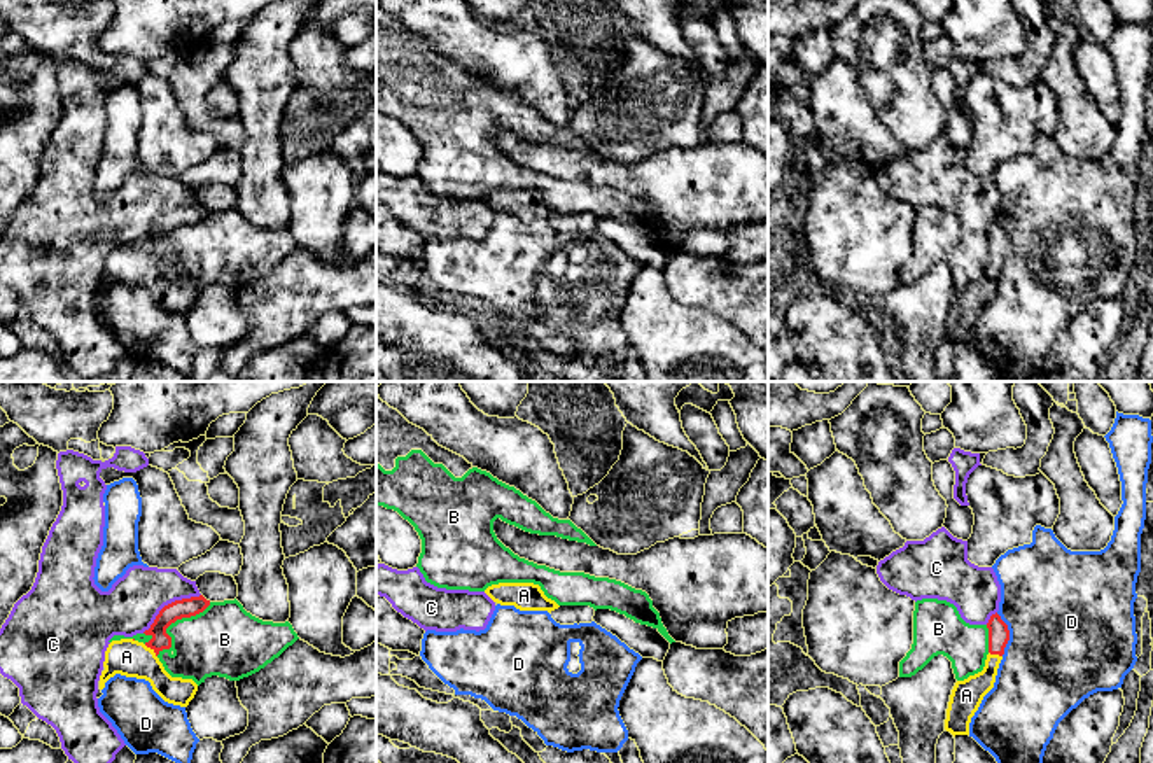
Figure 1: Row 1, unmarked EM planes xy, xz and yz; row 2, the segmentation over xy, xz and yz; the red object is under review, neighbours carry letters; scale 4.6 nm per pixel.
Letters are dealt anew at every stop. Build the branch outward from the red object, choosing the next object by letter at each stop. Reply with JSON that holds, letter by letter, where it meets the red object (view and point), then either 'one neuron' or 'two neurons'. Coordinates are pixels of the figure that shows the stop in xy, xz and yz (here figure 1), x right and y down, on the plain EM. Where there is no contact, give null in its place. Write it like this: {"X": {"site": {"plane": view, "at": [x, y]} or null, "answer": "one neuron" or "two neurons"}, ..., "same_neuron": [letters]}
{"A": {"site": {"plane": "xy", "at": [151, 256]}, "answer": "one neuron"}, "B": {"site": {"plane": "xy", "at": [172, 230]}, "answer": "two neurons"}, "C": {"site": {"plane": "xy", "at": [168, 212]}, "answer": "two neurons"}, "D": {"site": {"plane": "yz", "at": [1008, 242]}, "answer": "two neurons"}, "same_neuron": ["A"]}

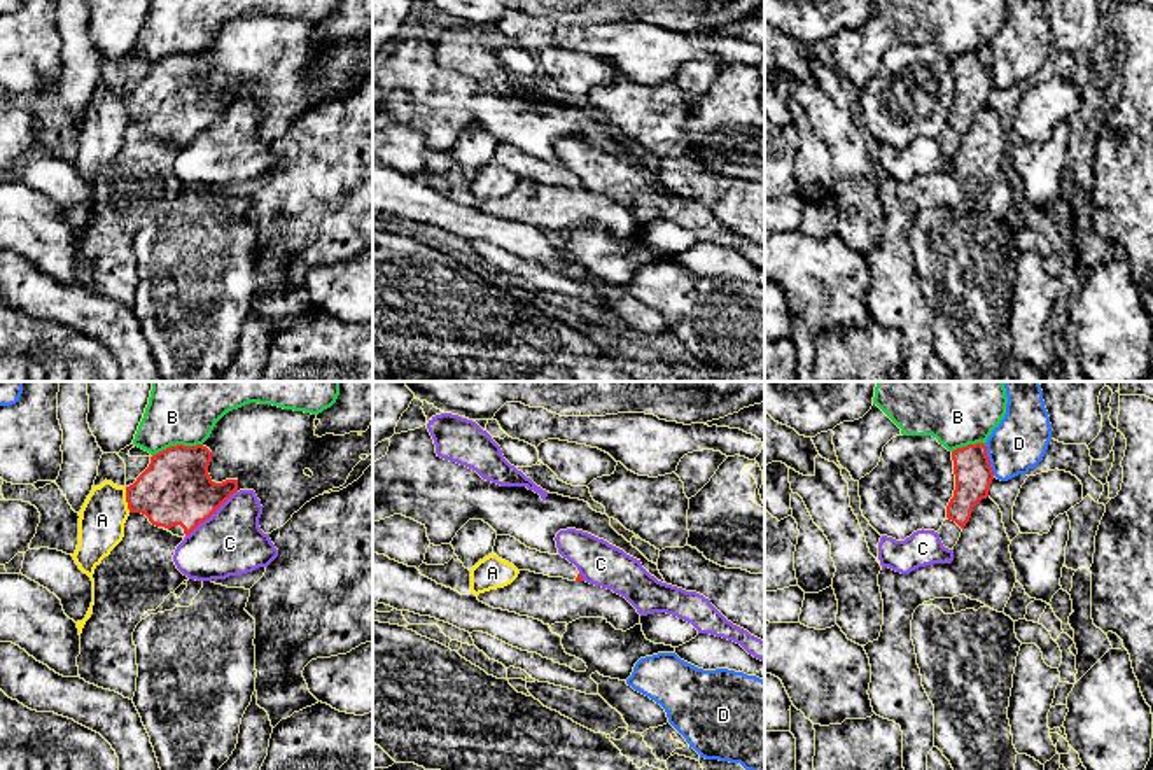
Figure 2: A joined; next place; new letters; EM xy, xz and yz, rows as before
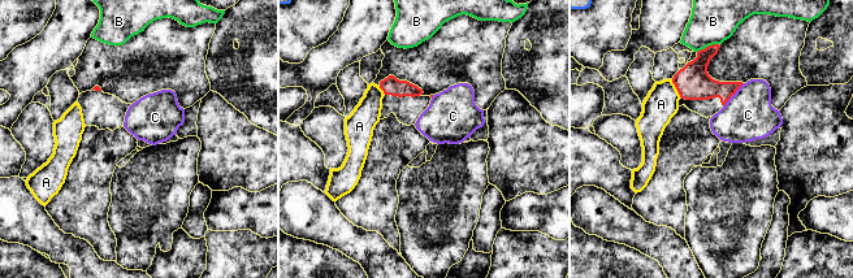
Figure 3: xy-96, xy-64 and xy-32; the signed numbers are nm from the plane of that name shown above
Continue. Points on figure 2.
{"A": {"site": {"plane": "xy", "at": [126, 109]}, "answer": "two neurons"}, "B": {"site": {"plane": "xy", "at": [177, 53]}, "answer": "two neurons"}, "C": {"site": {"plane": "xy", "at": [210, 123]}, "answer": "two neurons"}, "D": {"site": {"plane": "yz", "at": [989, 69]}, "answer": "two neurons"}, "same_neuron": []}

